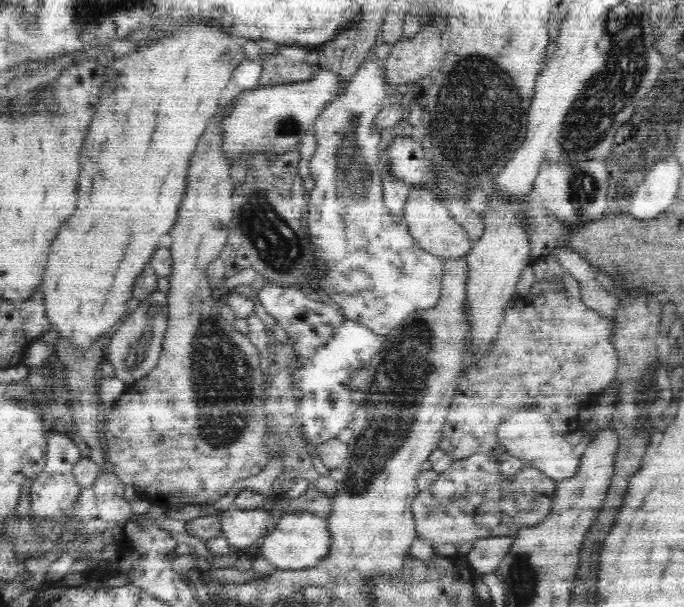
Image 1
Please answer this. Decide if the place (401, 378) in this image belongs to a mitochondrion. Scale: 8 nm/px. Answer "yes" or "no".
yes

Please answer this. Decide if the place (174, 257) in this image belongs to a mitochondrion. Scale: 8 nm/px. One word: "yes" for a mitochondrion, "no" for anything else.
no

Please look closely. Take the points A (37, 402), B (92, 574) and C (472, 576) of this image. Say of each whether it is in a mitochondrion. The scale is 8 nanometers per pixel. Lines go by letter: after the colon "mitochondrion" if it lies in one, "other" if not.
A: other
B: other
C: other

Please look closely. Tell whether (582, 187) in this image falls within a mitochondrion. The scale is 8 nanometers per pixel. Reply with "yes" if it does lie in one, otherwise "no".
yes

